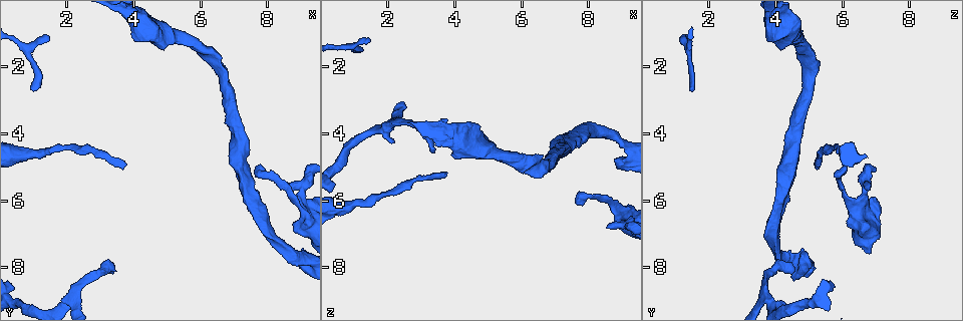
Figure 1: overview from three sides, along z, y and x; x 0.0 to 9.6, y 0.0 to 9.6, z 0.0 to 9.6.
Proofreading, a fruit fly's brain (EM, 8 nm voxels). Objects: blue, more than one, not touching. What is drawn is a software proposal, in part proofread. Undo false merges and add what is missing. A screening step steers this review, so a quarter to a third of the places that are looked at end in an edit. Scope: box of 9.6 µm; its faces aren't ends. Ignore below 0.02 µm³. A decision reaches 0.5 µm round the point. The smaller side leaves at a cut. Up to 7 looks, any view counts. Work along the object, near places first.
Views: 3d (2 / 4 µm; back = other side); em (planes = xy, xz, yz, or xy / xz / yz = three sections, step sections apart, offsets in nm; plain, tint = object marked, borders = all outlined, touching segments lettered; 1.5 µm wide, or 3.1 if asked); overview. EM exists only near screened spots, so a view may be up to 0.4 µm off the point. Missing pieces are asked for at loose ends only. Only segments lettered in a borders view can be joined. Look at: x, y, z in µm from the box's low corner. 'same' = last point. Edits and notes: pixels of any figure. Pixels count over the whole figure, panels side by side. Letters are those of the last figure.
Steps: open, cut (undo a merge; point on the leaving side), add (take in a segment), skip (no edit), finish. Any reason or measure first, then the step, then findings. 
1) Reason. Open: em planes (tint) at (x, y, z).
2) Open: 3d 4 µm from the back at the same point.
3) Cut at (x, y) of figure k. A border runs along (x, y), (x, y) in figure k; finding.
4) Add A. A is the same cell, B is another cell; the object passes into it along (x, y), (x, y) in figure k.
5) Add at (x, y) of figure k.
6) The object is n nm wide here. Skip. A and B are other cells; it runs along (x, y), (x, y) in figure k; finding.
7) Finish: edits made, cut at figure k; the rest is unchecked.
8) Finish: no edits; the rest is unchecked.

Thick end. Open: em xz step 8 (tint) at (8.80, 7.55, 4.75).

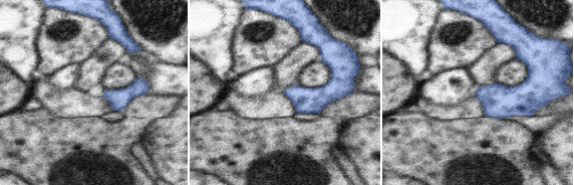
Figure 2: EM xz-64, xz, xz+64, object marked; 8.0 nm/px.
Another direction. Open: em planes (borders) at the same point.

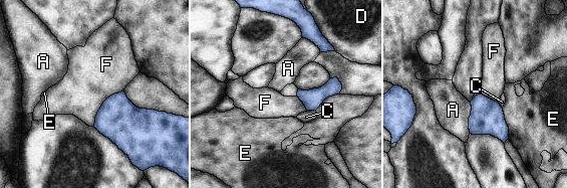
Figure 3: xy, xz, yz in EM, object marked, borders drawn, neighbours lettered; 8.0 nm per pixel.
Skip. A, C, D, E and F are other cells; no lettered segment goes on from it.

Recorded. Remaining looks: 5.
An open end. Open: em planes (plain) at (3.35, 8.20, 4.45).

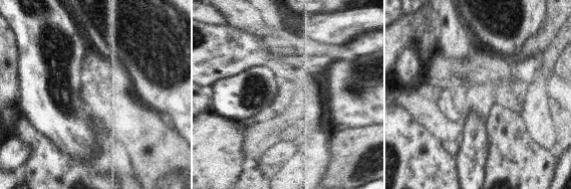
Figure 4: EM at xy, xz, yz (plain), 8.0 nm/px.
What lies round it. Open: em planes (borders) at the same point.

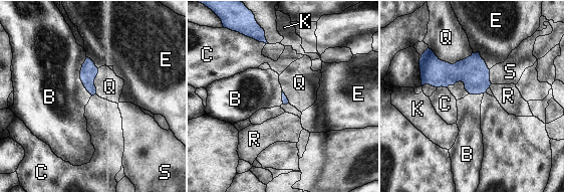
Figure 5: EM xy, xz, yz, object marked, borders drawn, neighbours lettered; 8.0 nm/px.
The longest contact is with Q, 360 nm. Skip. B, C, E, K, Q, R and S are other cells; a border runs along (85, 57), (80, 80), (91, 95) in figure 5; none of them fits.

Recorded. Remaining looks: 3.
Finish: no edits; the rest is unchecked.

